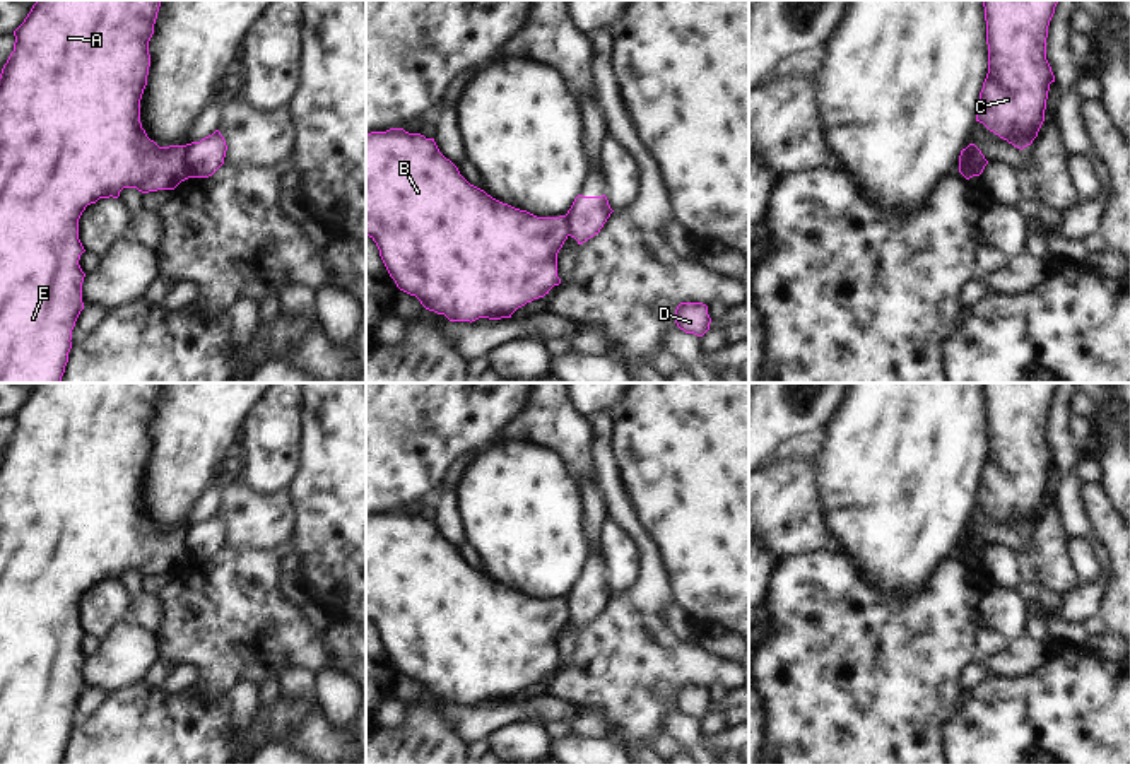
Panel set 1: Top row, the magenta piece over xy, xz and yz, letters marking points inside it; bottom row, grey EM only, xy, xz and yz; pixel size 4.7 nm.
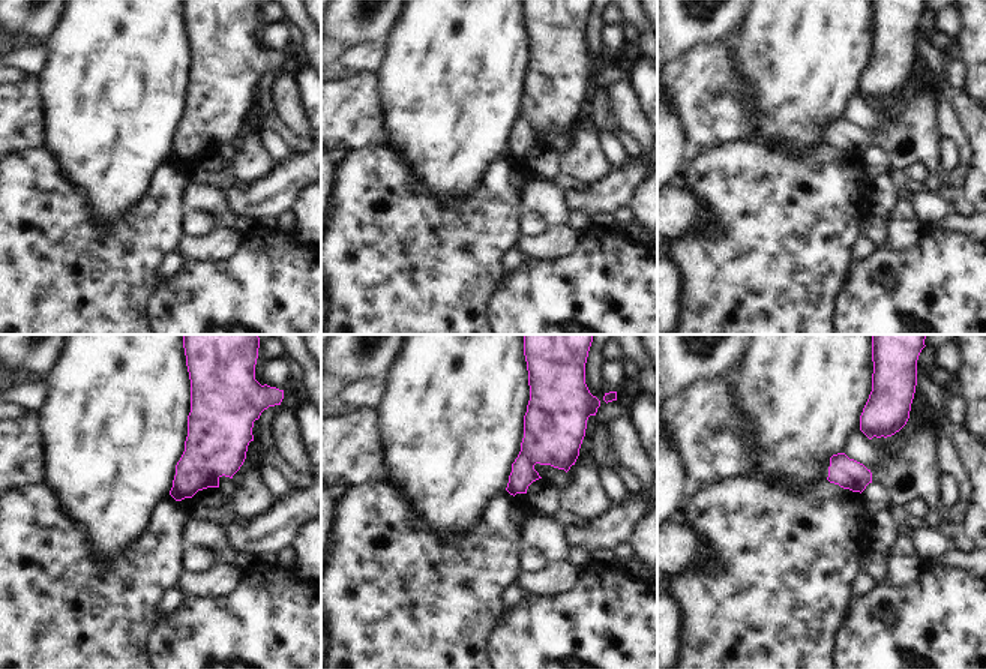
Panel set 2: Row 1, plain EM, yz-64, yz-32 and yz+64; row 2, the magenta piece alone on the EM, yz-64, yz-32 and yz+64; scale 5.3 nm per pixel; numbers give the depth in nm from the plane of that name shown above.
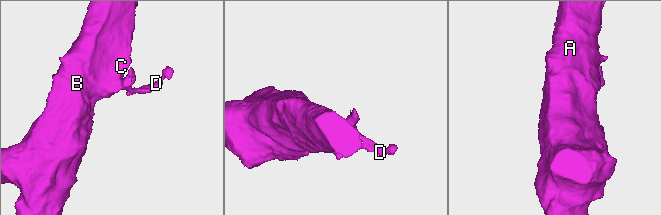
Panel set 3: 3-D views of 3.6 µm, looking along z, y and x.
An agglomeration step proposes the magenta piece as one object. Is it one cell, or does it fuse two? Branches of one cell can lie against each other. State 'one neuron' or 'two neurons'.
two neurons

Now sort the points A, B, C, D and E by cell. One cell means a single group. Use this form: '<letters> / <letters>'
A B C E / D

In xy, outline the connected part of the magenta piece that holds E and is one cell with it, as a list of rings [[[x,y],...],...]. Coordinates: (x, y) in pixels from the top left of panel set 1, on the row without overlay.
[[[38,383],[24,405],[14,414],[15,426],[0,456],[0,764],[62,764],[72,713],[84,692],[82,655],[79,643],[85,634],[79,622],[79,602],[87,588],[99,581],[118,581],[123,571],[137,571],[142,576],[174,573],[191,561],[185,547],[186,528],[159,530],[150,523],[140,506],[140,482],[147,468],[150,450],[149,424],[161,383]]]

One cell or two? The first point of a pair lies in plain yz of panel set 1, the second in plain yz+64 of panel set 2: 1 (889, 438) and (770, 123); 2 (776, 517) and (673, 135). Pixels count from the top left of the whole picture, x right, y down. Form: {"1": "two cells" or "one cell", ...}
{"1": "one cell", "2": "two cells"}

